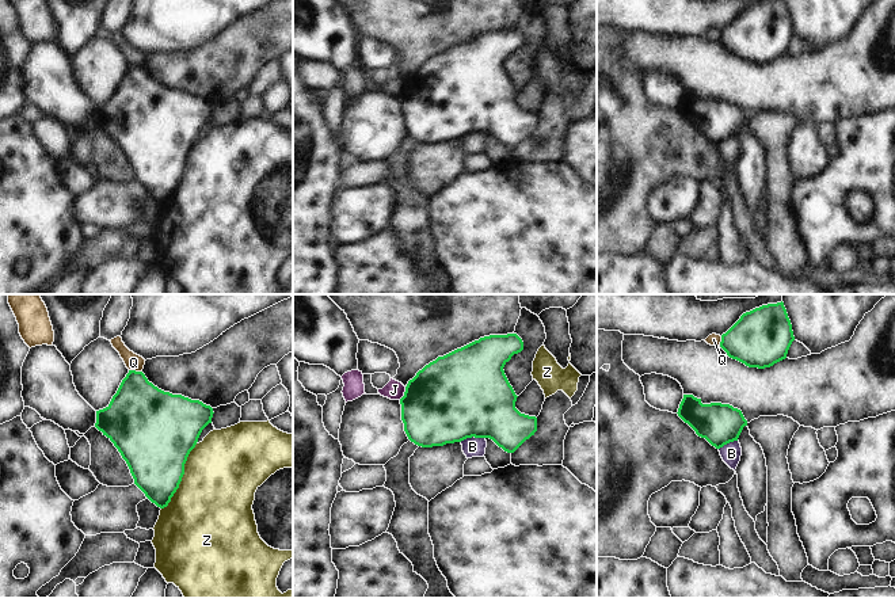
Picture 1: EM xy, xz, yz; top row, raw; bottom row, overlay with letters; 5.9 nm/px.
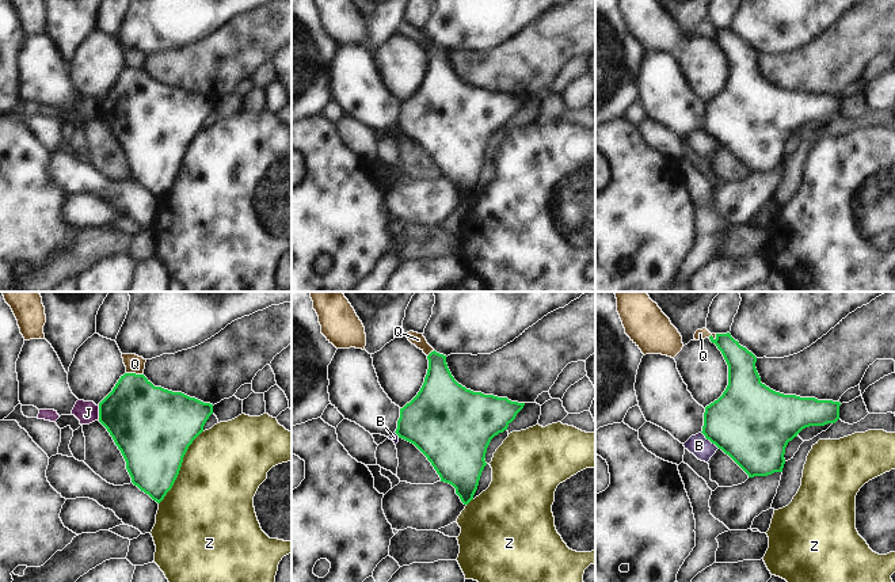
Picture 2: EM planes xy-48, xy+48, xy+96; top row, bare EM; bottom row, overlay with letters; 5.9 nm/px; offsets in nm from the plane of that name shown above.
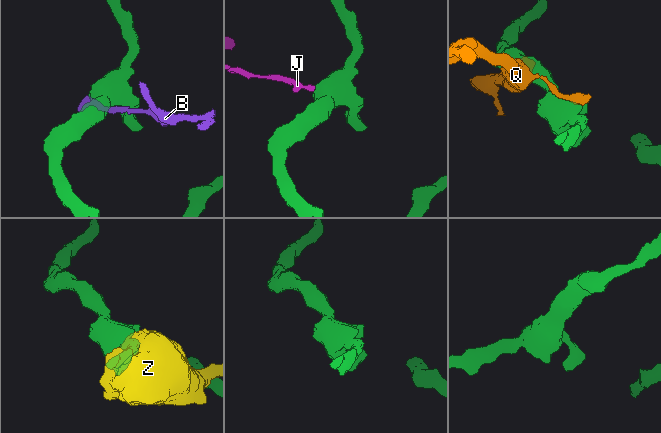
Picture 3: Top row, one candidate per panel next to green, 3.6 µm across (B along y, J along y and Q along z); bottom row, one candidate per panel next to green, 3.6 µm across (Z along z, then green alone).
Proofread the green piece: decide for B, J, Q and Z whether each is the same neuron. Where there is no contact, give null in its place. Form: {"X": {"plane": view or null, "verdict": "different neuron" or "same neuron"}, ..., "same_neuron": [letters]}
{"B": {"plane": "xz", "verdict": "different neuron"}, "J": {"plane": "xz", "verdict": "different neuron"}, "Q": {"plane": "xy", "verdict": "different neuron"}, "Z": {"plane": "xy", "verdict": "different neuron"}, "same_neuron": []}

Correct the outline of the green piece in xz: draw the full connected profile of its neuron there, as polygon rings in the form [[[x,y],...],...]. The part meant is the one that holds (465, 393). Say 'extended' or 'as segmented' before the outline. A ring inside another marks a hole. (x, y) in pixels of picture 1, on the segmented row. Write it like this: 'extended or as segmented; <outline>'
as segmented; [[[517,334],[490,335],[426,365],[408,381],[400,399],[404,431],[411,442],[422,447],[443,446],[466,438],[490,438],[507,453],[514,453],[537,431],[537,418],[521,414],[515,408],[517,395],[510,385],[504,365],[514,354],[523,350],[523,342]]]

